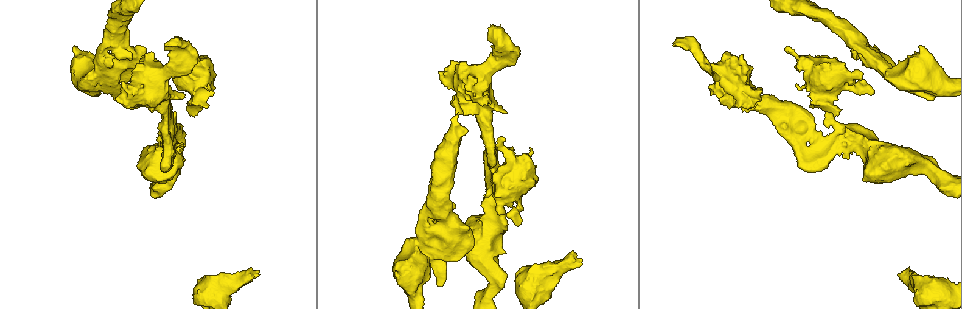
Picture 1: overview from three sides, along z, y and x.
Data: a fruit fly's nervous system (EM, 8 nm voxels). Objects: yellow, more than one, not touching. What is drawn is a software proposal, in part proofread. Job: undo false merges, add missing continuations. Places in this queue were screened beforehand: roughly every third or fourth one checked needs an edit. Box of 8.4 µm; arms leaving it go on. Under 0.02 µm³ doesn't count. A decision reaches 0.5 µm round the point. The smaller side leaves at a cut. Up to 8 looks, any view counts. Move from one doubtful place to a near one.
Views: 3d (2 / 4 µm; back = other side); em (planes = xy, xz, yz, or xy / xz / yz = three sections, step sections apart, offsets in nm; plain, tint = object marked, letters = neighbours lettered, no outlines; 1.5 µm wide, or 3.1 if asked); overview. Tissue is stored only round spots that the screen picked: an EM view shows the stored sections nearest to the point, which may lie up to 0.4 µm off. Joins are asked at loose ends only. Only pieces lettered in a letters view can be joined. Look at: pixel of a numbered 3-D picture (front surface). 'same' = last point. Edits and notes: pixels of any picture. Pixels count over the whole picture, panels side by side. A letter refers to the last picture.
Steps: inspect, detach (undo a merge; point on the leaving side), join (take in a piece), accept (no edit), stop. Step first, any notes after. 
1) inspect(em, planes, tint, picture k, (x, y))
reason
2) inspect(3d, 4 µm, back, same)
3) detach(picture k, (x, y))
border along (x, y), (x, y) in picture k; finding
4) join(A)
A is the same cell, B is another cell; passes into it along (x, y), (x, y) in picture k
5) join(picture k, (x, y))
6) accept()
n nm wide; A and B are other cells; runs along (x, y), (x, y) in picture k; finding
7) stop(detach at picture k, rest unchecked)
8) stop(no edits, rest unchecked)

inspect(em, planes, letters, picture 1, (259, 272))
thick end

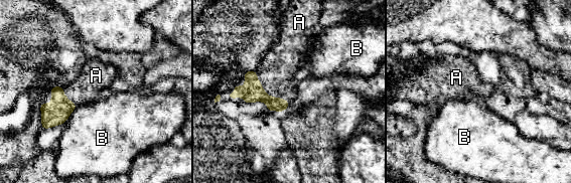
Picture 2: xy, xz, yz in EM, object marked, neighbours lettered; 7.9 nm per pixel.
join(A)
A touches over 380 nm; A is the same cell, B is another cell; the neuron continues

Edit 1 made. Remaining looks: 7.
inspect(overview)

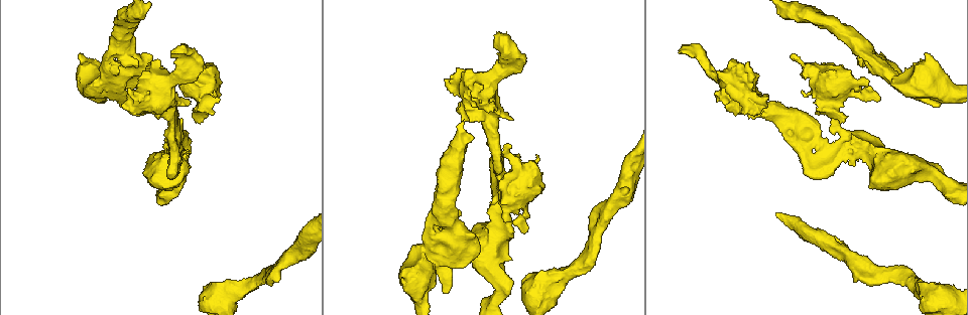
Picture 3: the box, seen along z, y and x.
inspect(3d, 4 µm, picture 3, (172, 171))
sharp bend

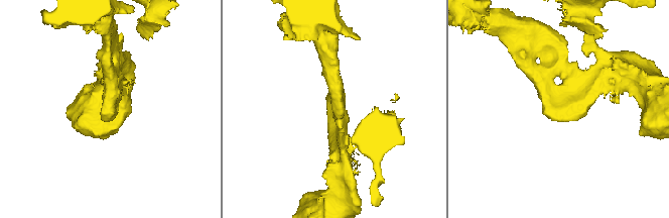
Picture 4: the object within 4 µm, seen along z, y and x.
inspect(em, planes, letters, picture 4, (556, 106))
shape alone is not enough

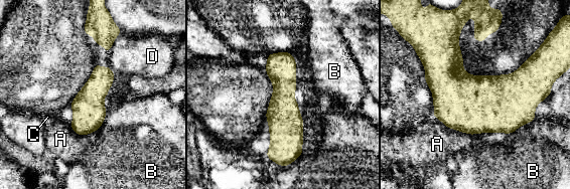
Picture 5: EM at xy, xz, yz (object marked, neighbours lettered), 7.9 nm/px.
accept()
A, B, C and D are other cells; runs along (286, 54), (283, 134), (278, 145) in picture 5; continuous, no second neuron

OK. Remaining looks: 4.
stop(join at picture 2, rest unchecked)

